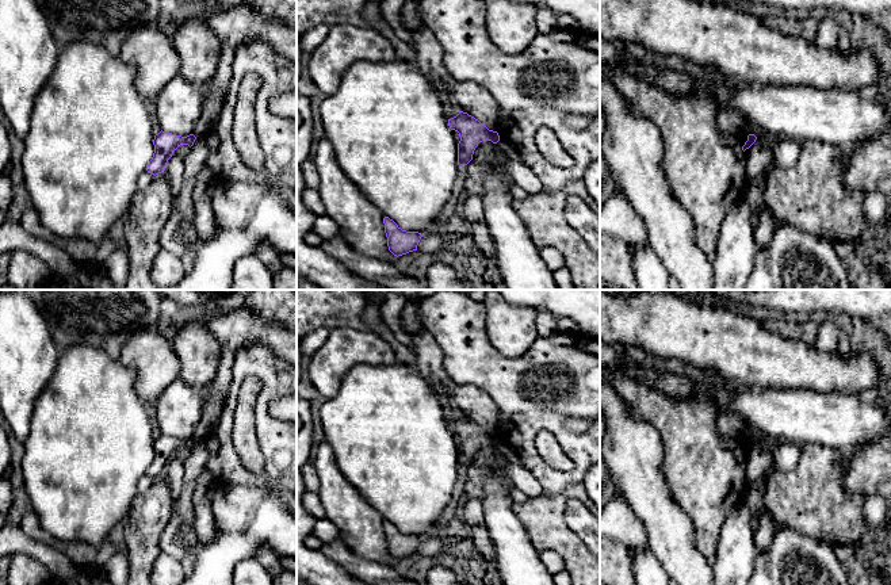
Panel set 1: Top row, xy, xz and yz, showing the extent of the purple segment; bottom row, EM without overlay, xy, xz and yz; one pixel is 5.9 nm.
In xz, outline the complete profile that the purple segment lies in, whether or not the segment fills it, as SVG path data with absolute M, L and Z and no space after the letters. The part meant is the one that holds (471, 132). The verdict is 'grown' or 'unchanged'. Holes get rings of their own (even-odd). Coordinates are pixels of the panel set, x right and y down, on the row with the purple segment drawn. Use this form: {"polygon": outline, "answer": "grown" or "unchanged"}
{"polygon": "M459 111L459 114L448 119L451 130L459 133L460 141L458 144L458 165L467 165L473 160L475 148L482 141L492 141L497 144L500 135L497 131L489 130L478 119L467 112Z", "answer": "unchanged"}

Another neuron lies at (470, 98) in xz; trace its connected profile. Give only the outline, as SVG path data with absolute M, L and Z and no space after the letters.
M427 27L413 31L412 38L416 50L414 64L441 98L454 102L459 111L467 112L489 130L496 131L500 111L490 93L475 83L451 77L443 62L443 47Z

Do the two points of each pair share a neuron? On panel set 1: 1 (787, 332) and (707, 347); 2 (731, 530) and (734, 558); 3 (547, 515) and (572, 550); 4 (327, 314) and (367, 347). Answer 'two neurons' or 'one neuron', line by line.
1: two neurons
2: one neuron
3: one neuron
4: two neurons

